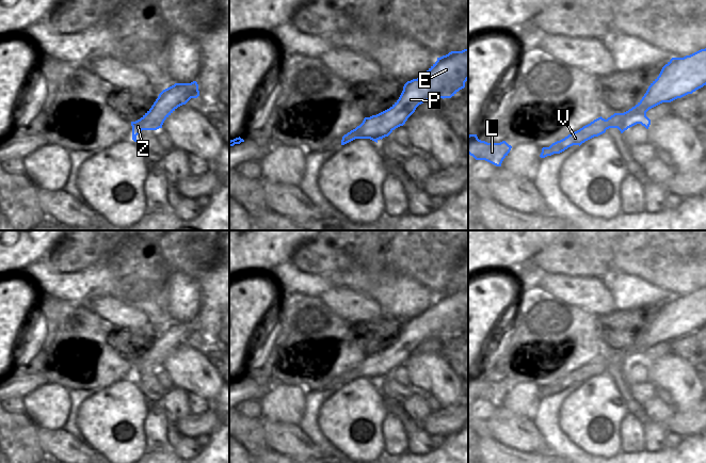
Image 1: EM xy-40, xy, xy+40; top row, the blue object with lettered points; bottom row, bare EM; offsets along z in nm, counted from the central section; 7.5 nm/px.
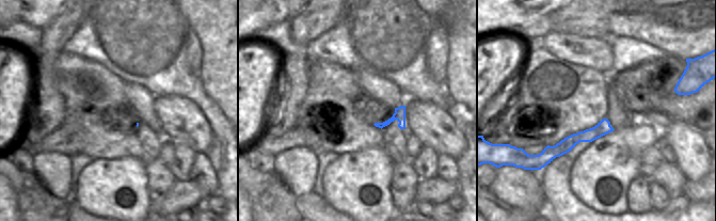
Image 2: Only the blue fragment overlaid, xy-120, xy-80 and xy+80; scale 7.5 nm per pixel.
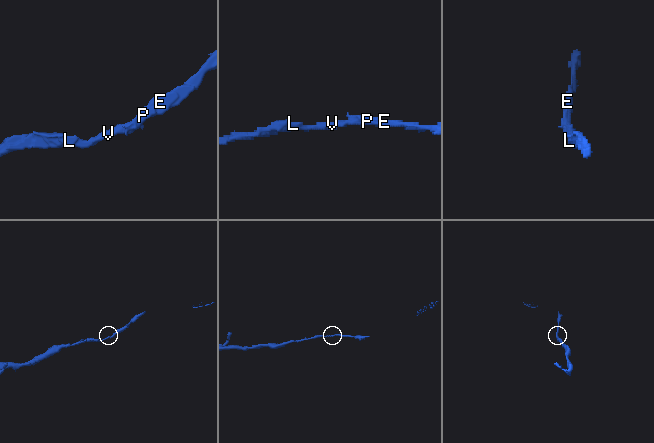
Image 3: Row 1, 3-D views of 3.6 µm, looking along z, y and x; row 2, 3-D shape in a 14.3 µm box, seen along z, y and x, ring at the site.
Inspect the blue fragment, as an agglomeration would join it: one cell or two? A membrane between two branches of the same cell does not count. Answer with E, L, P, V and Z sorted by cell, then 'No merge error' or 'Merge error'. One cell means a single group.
Groups: E L P V Z. No merge error.

